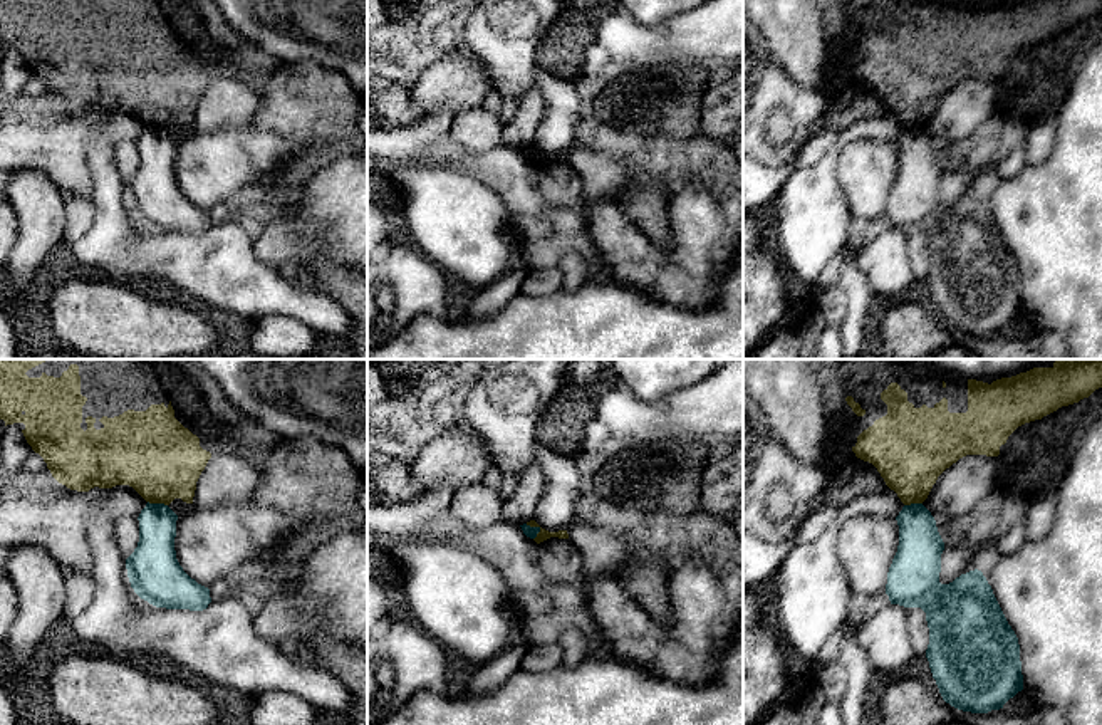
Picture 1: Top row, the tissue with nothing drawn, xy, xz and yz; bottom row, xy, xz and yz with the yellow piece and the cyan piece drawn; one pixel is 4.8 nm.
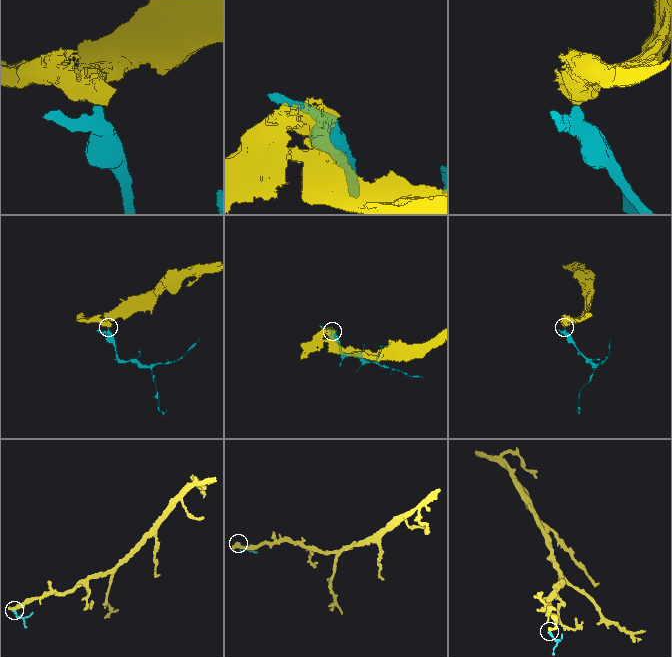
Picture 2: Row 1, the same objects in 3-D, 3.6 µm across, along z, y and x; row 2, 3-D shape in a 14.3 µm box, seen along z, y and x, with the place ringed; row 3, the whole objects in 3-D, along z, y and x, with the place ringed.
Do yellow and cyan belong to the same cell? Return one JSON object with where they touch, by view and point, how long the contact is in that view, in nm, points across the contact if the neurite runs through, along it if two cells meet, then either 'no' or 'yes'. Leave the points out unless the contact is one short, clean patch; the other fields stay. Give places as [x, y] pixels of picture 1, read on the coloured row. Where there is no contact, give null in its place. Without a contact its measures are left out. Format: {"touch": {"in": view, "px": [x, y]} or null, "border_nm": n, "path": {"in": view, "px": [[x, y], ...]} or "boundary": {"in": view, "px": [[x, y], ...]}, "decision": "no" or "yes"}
{"touch": {"in": "xz", "px": [537, 526]}, "border_nm": 90, "boundary": {"in": "xz", "px": [[525, 524], [539, 529], [534, 539]]}, "decision": "no"}

